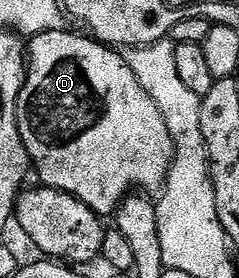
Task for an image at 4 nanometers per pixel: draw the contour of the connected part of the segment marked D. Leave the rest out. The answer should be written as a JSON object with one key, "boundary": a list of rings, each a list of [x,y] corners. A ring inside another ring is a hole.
{"boundary":[[[69,30],[38,34],[30,40],[26,48],[28,76],[18,98],[18,130],[43,187],[70,194],[90,206],[97,216],[108,218],[137,190],[163,189],[172,169],[174,149],[158,106],[142,90],[123,55],[91,35],[83,35]]]}

